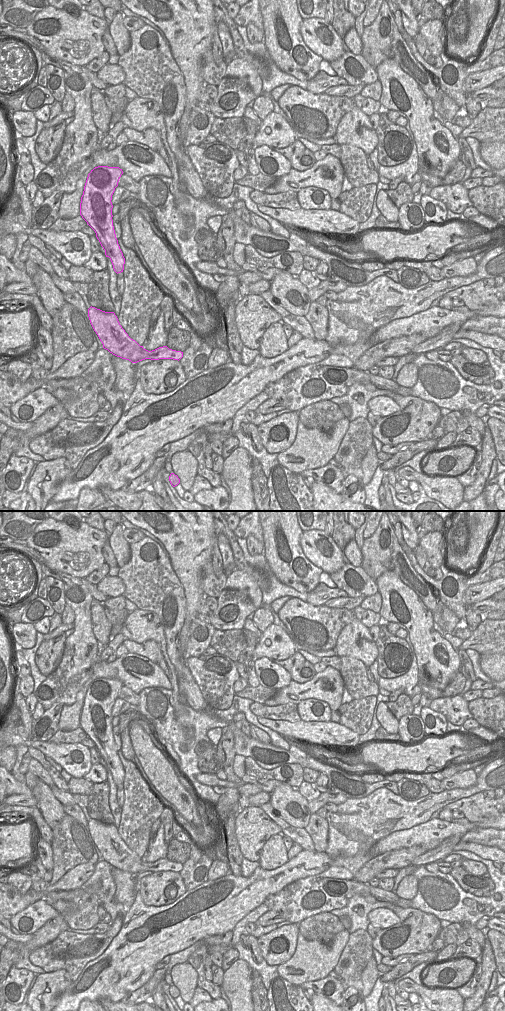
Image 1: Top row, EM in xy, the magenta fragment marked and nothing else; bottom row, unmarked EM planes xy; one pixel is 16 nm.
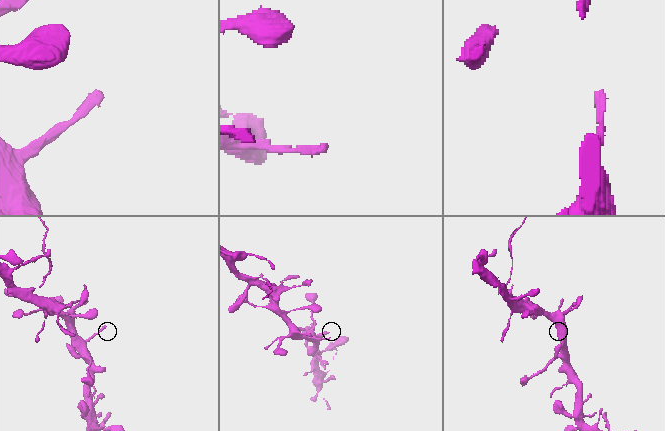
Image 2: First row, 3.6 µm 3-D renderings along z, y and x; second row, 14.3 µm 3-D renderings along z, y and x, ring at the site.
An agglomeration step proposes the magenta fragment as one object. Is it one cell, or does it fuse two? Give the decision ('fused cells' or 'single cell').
single cell

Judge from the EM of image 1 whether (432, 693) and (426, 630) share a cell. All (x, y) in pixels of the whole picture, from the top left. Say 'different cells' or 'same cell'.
different cells

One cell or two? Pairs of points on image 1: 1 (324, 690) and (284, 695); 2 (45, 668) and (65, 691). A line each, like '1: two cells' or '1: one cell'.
1: one cell
2: two cells

